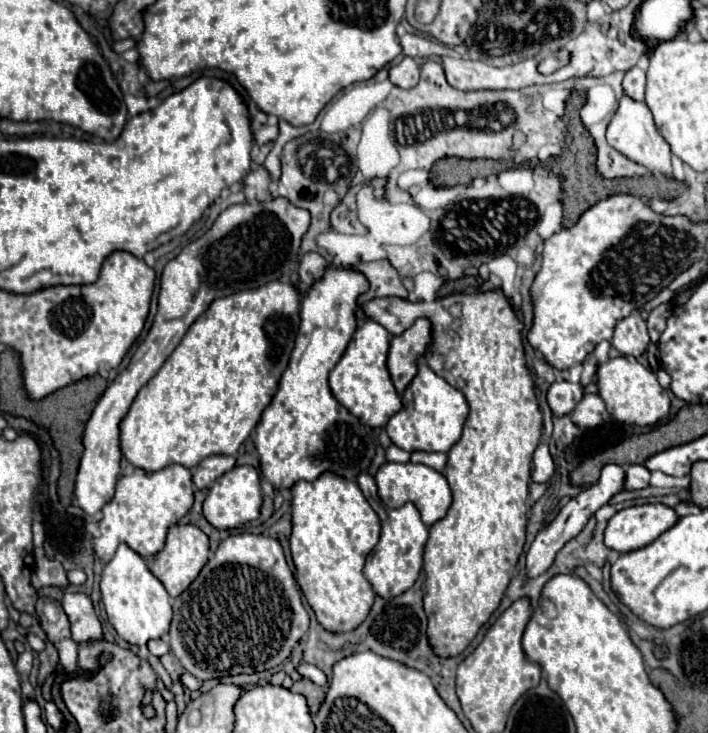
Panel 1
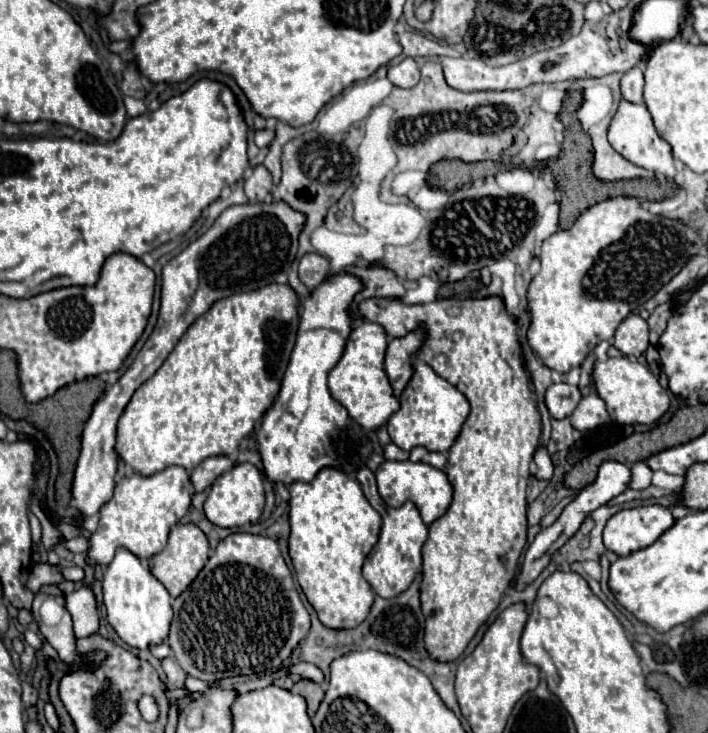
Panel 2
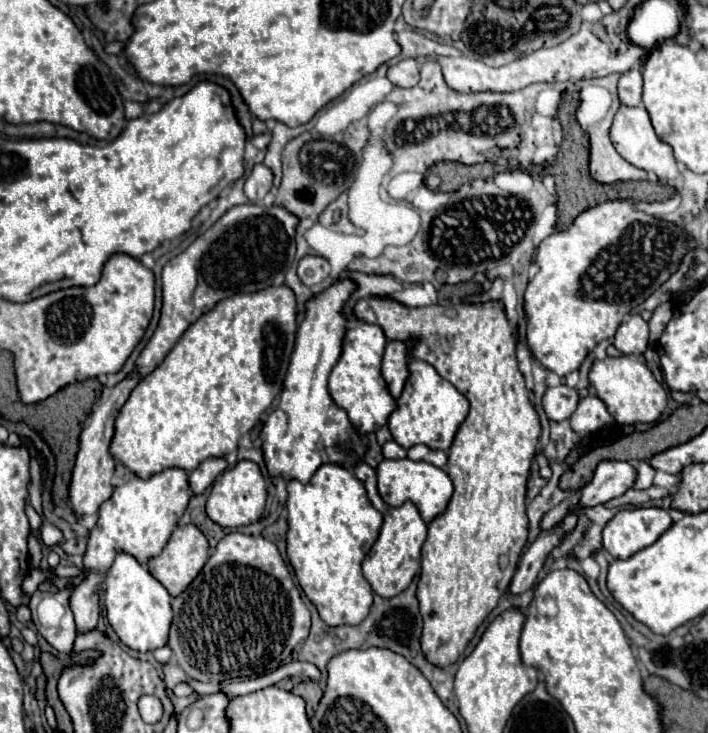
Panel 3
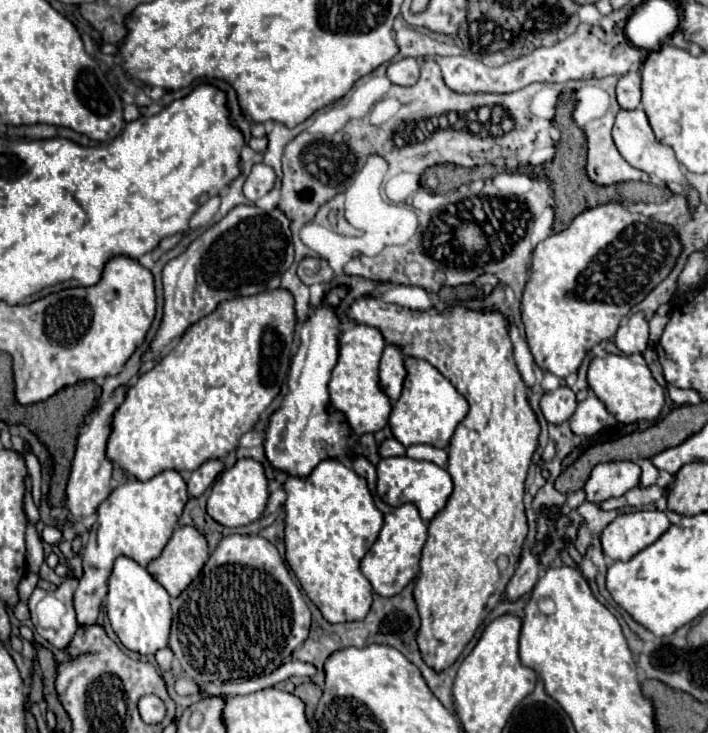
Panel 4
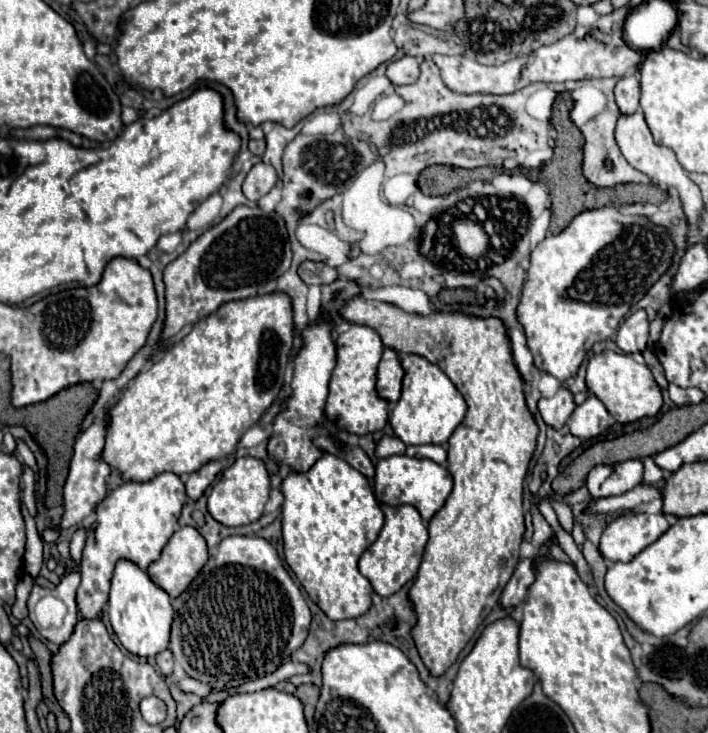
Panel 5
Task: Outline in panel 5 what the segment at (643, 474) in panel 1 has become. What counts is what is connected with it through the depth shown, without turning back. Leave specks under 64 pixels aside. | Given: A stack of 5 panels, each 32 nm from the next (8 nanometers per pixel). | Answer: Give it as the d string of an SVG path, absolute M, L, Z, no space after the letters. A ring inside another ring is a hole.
M644 458L642 464L644 464L644 478L642 478L642 482L644 484L656 484L662 478L662 470L656 468L652 458Z

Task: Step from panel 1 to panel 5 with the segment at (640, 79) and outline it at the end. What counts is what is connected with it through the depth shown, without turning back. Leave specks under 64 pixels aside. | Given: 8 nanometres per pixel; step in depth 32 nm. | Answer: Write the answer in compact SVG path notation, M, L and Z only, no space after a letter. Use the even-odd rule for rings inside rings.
M634 74L622 76L616 84L614 94L622 114L632 114L640 108L640 80Z

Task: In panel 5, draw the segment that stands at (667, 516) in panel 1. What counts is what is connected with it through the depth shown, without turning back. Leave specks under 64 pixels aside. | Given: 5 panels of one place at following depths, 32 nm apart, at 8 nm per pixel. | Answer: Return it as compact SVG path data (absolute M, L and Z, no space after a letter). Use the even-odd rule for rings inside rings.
M630 514L630 516L620 516L614 522L610 522L602 536L600 536L600 552L604 558L612 562L630 562L638 552L642 552L646 546L656 542L666 530L668 530L668 520L664 514Z

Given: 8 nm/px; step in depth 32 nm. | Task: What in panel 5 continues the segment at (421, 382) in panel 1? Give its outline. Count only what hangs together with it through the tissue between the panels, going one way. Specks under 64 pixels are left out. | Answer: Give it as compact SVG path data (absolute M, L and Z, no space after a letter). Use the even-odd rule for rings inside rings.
M404 356L402 358L404 366L404 382L402 382L402 396L400 400L392 406L390 414L390 426L394 434L406 444L436 444L436 446L446 446L448 438L456 430L456 426L464 420L466 416L466 400L462 394L456 390L456 386L428 360L422 356Z

